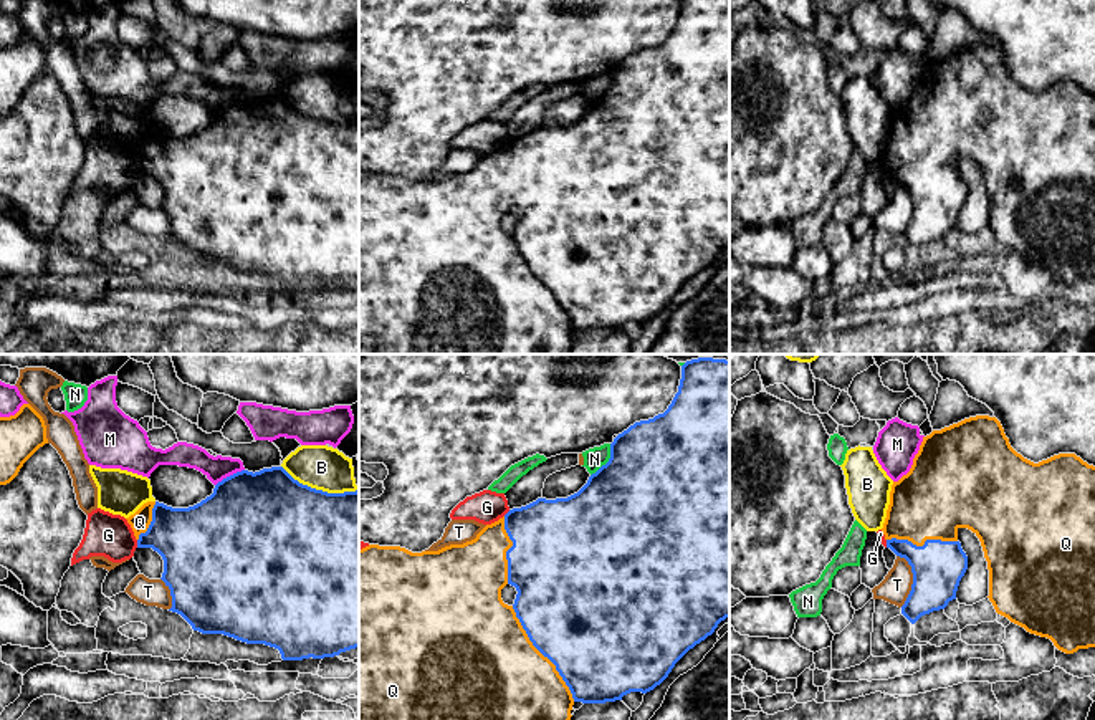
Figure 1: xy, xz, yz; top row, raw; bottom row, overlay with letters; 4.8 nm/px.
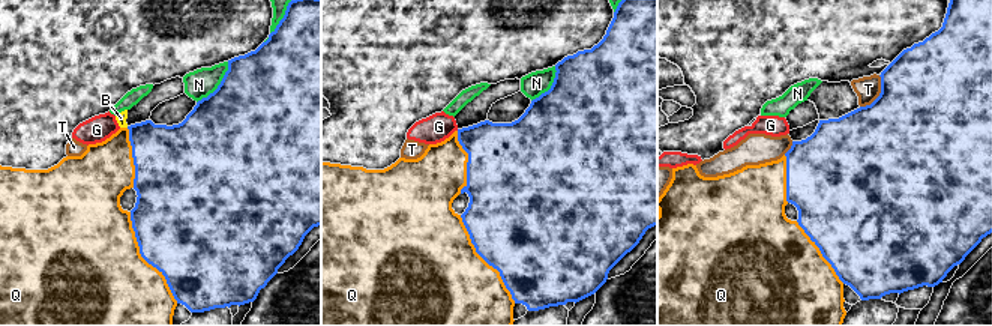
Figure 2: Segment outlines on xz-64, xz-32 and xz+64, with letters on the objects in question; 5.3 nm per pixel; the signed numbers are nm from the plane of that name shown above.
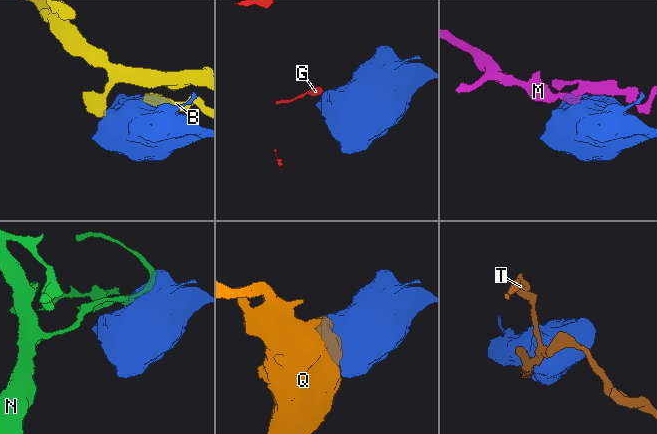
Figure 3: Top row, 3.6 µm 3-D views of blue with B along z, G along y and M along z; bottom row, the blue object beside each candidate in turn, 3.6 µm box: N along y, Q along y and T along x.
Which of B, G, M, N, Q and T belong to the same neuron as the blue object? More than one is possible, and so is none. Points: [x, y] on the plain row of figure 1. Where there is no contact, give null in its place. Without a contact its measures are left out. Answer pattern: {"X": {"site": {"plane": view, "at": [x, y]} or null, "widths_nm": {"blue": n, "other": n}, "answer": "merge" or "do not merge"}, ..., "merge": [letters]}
{"B": {"site": {"plane": "xy", "at": [320, 120]}, "widths_nm": {"blue": 500, "other": 220}, "answer": "do not merge"}, "G": {"site": {"plane": "xy", "at": [138, 172]}, "widths_nm": {"blue": 320, "other": 220}, "answer": "do not merge"}, "M": {"site": {"plane": "xy", "at": [230, 105]}, "widths_nm": {"blue": 480, "other": 120}, "answer": "do not merge"}, "N": {"site": {"plane": "xz", "at": [609, 90]}, "widths_nm": {"blue": 500, "other": 100}, "answer": "do not merge"}, "Q": {"site": {"plane": "xz", "at": [543, 283]}, "widths_nm": {"blue": 500, "other": 500}, "answer": "merge"}, "T": {"site": {"plane": "yz", "at": [913, 209]}, "widths_nm": {"blue": 260, "other": 140}, "answer": "do not merge"}, "merge": ["Q"]}

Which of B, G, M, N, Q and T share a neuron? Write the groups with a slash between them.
B / G / M / N / Q / T

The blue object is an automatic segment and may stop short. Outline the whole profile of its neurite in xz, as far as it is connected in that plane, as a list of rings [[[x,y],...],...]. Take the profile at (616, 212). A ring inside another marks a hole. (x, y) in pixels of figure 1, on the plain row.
[[[681,0],[678,22],[663,43],[640,50],[619,63],[610,73],[610,88],[587,113],[567,127],[536,131],[509,139],[498,151],[486,154],[475,169],[450,174],[438,180],[412,182],[400,175],[369,174],[359,179],[359,354],[569,354],[576,331],[605,333],[622,329],[630,321],[647,323],[660,314],[675,293],[696,273],[715,262],[718,253],[729,247],[729,0]],[[511,214],[518,223],[513,235],[501,228],[501,218]]]

